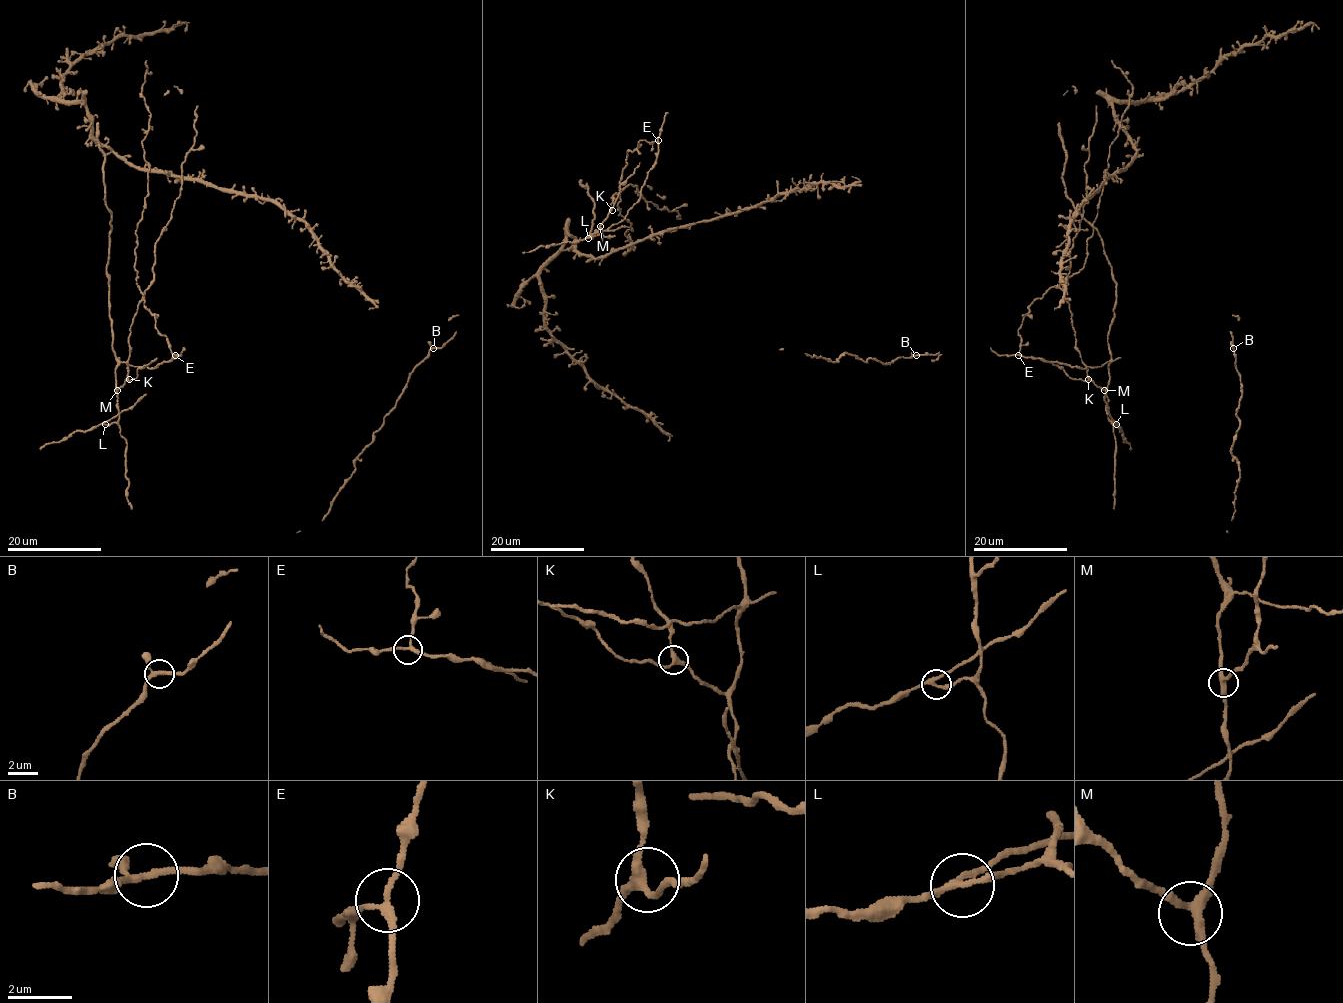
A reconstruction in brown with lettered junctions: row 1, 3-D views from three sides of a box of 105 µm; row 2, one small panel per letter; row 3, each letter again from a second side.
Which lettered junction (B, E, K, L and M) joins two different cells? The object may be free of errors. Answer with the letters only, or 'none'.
L

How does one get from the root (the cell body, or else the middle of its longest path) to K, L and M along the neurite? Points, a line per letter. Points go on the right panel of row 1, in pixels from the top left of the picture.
K: (1097, 206), (1084, 265), (1036, 298), (1018, 330), (1022, 356), (1081, 368), (1108, 362), (1104, 389), (1088, 379)
L: (1097, 206), (1084, 265), (1032, 302), (1018, 330), (1019, 354), (1081, 368), (1108, 362), (1105, 411), (1116, 424)
M: (1097, 206), (1084, 265), (1032, 302), (1018, 335), (1019, 354), (1025, 357), (1081, 368), (1108, 362), (1104, 390)

